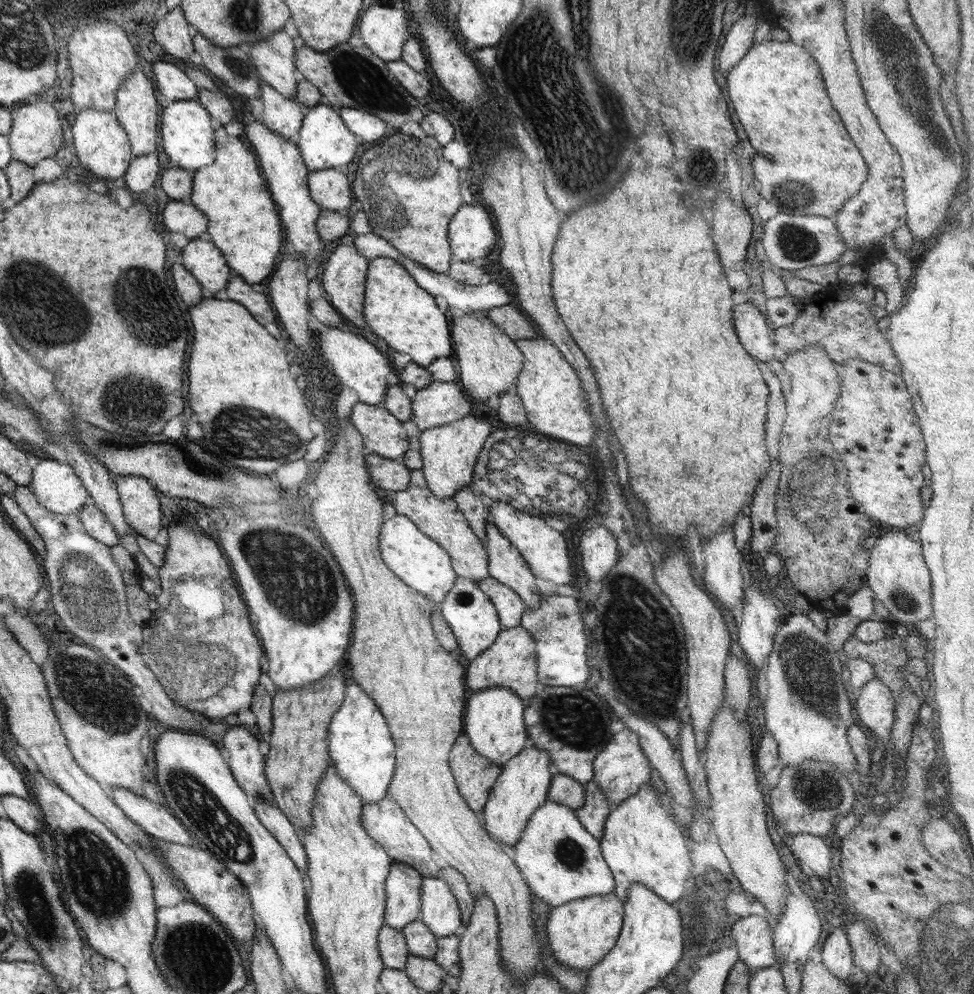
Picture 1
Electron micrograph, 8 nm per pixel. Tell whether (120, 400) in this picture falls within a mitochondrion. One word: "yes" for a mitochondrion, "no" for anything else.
yes

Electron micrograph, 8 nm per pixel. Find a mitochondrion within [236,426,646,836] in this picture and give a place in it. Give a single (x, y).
(575, 721)

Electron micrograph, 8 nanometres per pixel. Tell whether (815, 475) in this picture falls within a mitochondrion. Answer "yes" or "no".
yes

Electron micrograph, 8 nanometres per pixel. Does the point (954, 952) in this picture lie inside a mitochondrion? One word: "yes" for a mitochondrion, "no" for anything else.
yes

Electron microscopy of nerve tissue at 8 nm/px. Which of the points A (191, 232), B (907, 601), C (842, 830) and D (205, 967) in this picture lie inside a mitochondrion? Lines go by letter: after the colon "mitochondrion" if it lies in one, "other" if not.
A: other
B: mitochondrion
C: other
D: mitochondrion

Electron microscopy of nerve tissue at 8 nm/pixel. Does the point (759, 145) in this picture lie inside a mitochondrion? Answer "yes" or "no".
no

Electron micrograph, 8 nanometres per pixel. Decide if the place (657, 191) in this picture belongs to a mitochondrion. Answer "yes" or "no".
no

